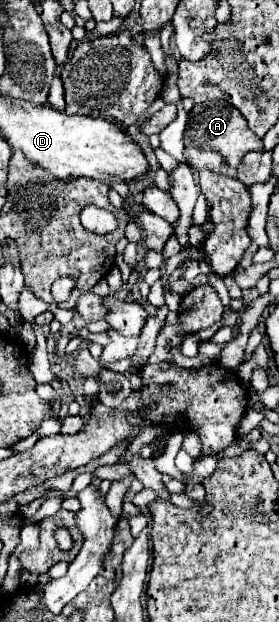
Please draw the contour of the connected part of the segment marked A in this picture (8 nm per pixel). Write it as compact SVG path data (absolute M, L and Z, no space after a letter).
M223 99L199 103L189 111L185 145L197 147L197 149L203 149L203 151L217 151L227 159L229 165L239 165L239 161L243 159L245 153L263 149L263 141L249 129L247 119L241 115L241 111L235 109L229 101L223 101Z

